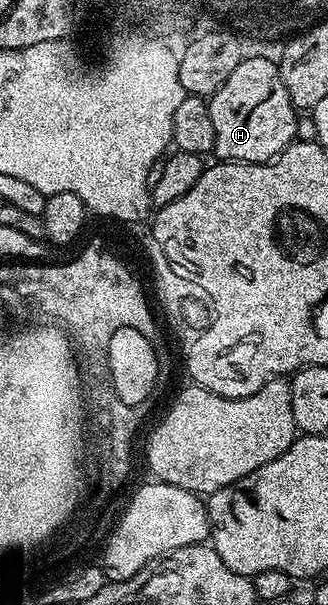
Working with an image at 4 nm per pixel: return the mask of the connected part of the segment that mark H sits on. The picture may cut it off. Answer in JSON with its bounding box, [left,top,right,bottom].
[208,56,298,163]

